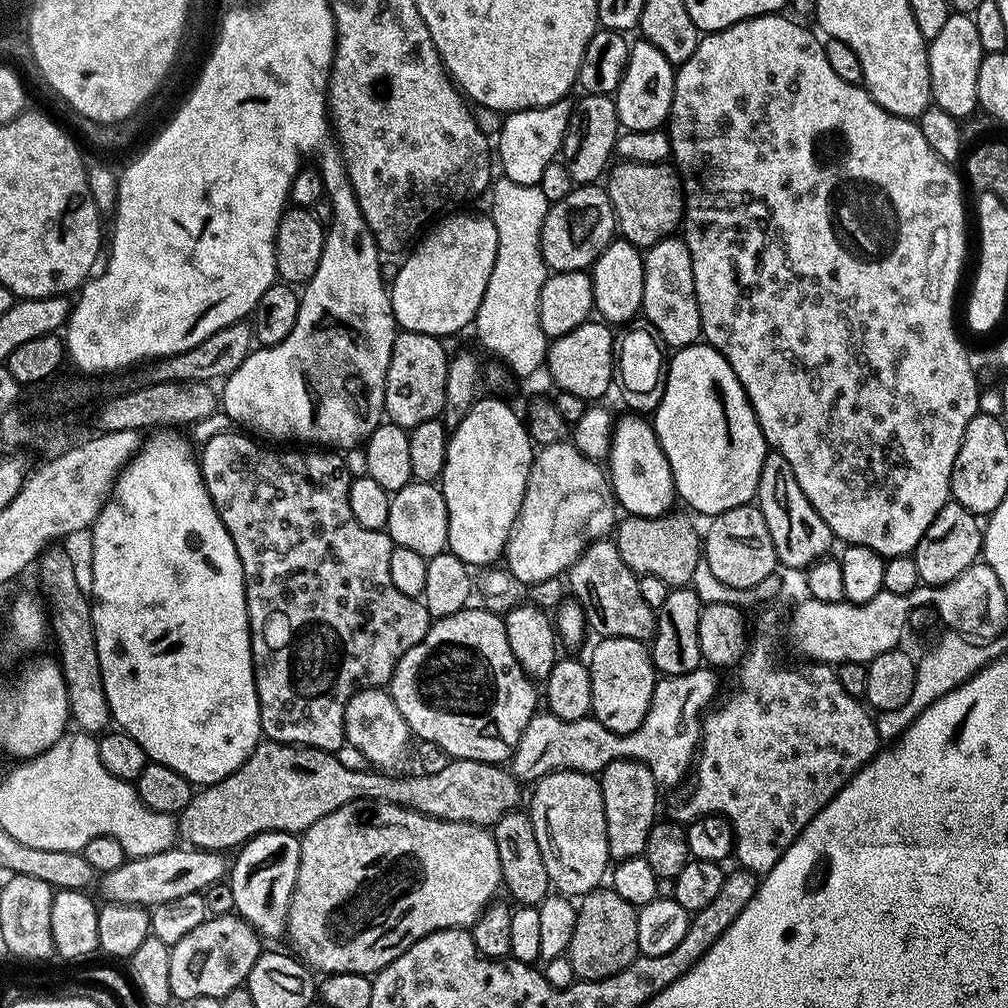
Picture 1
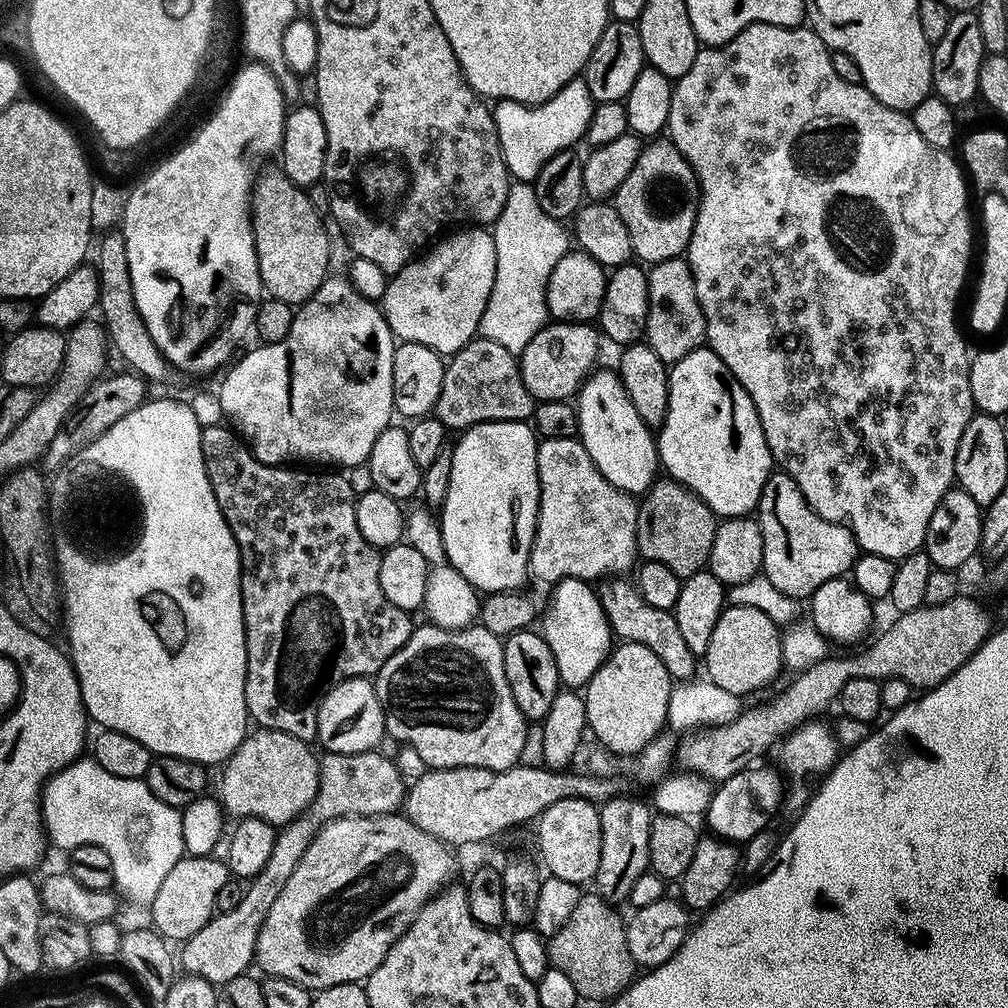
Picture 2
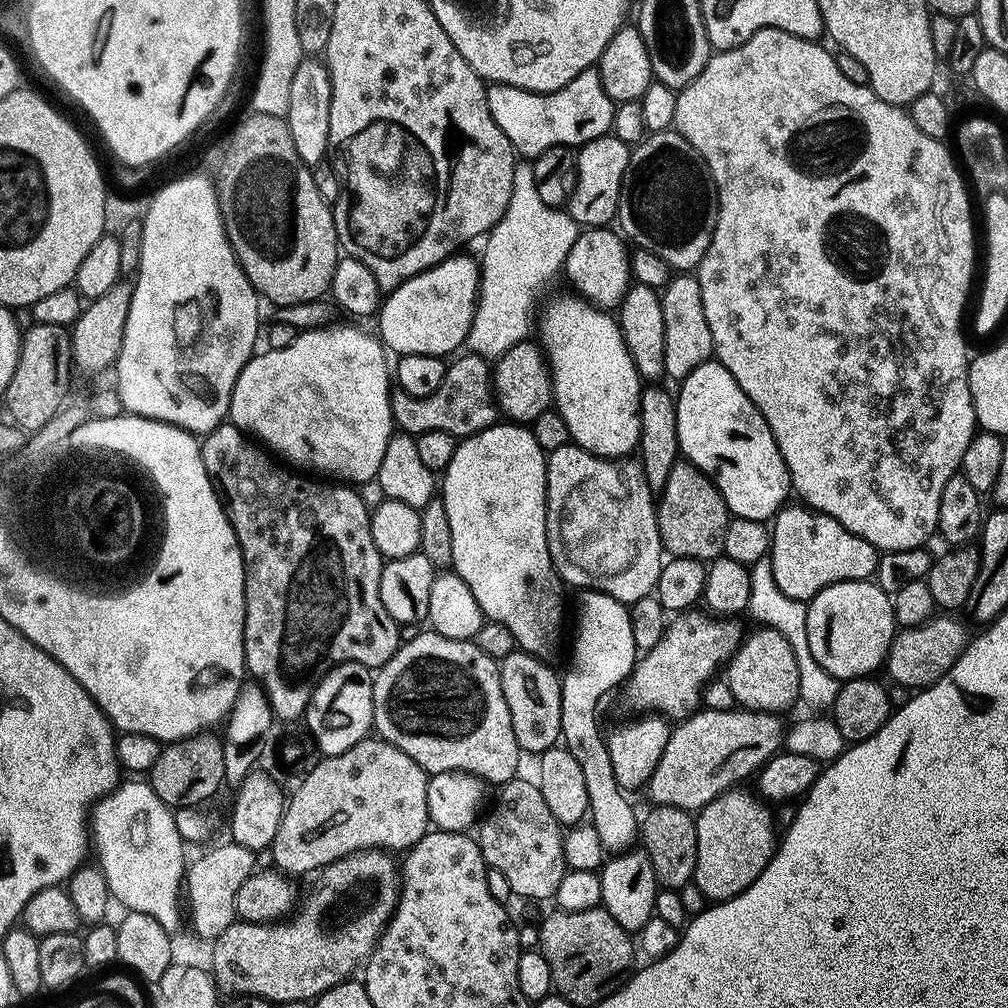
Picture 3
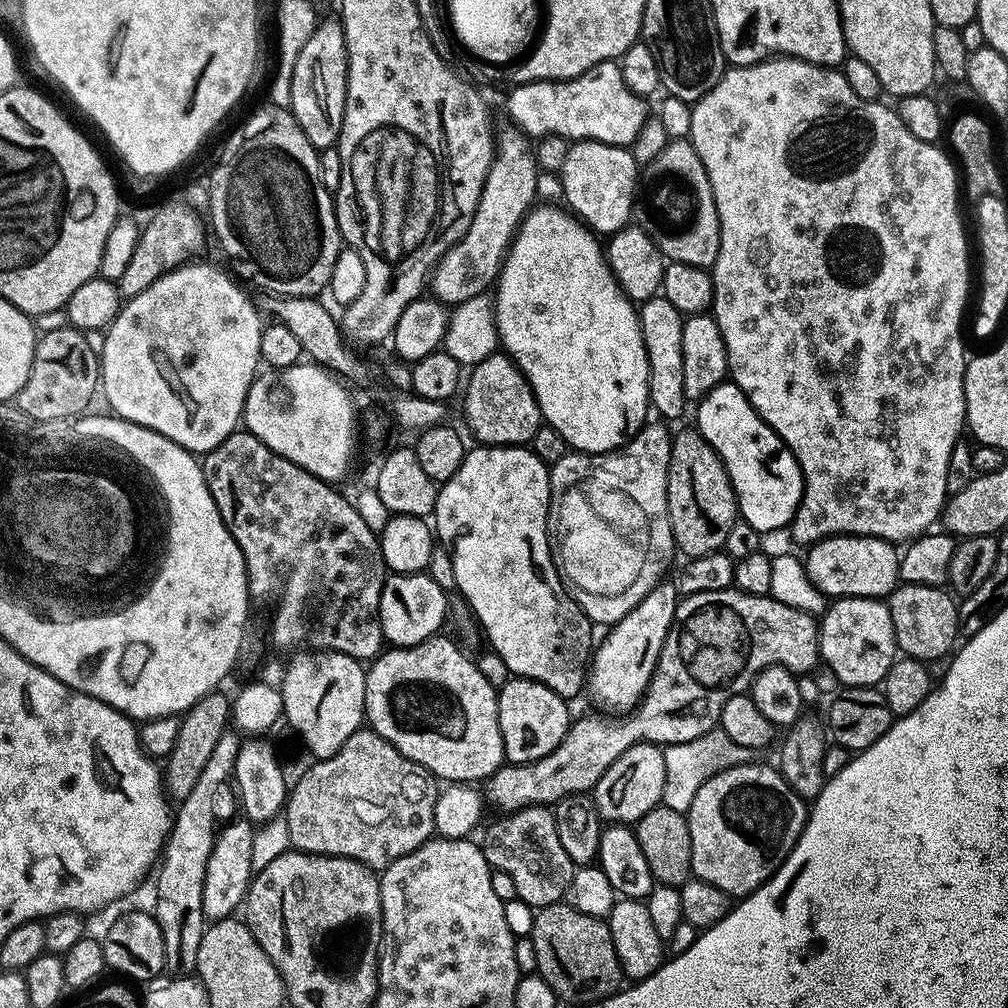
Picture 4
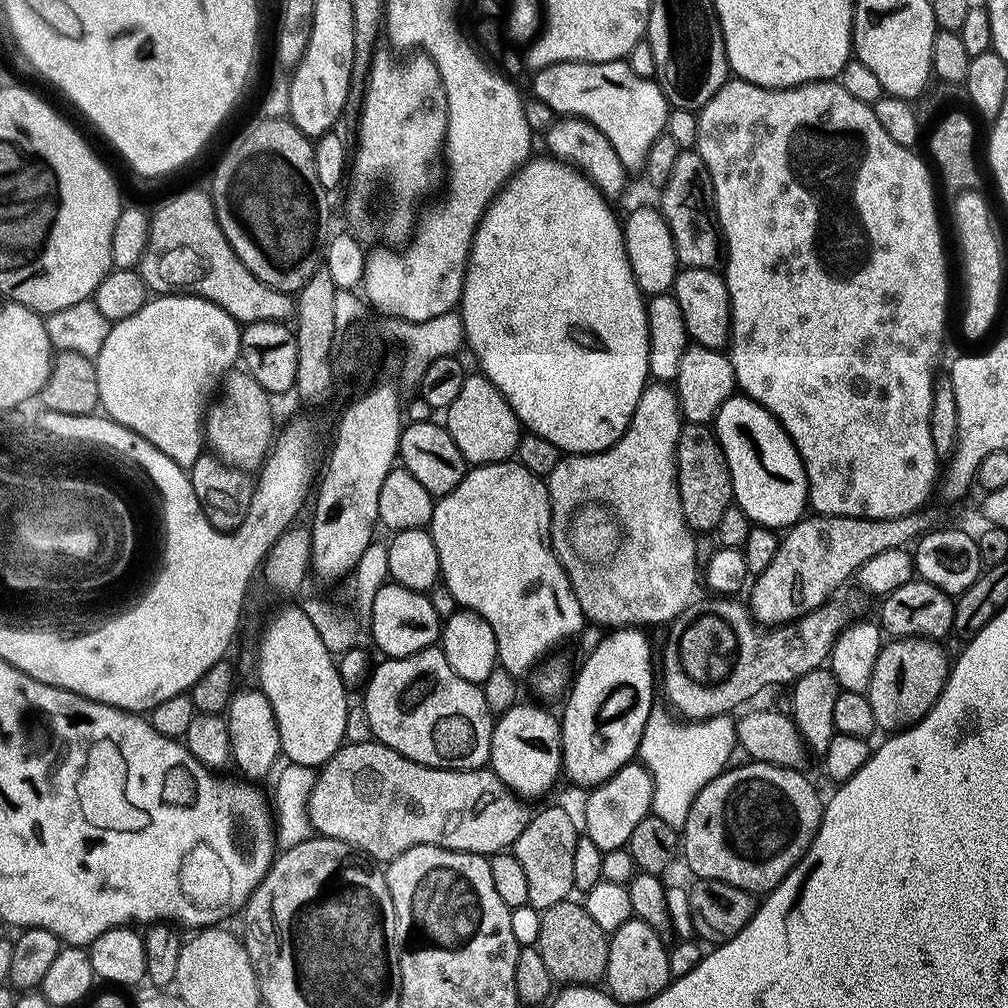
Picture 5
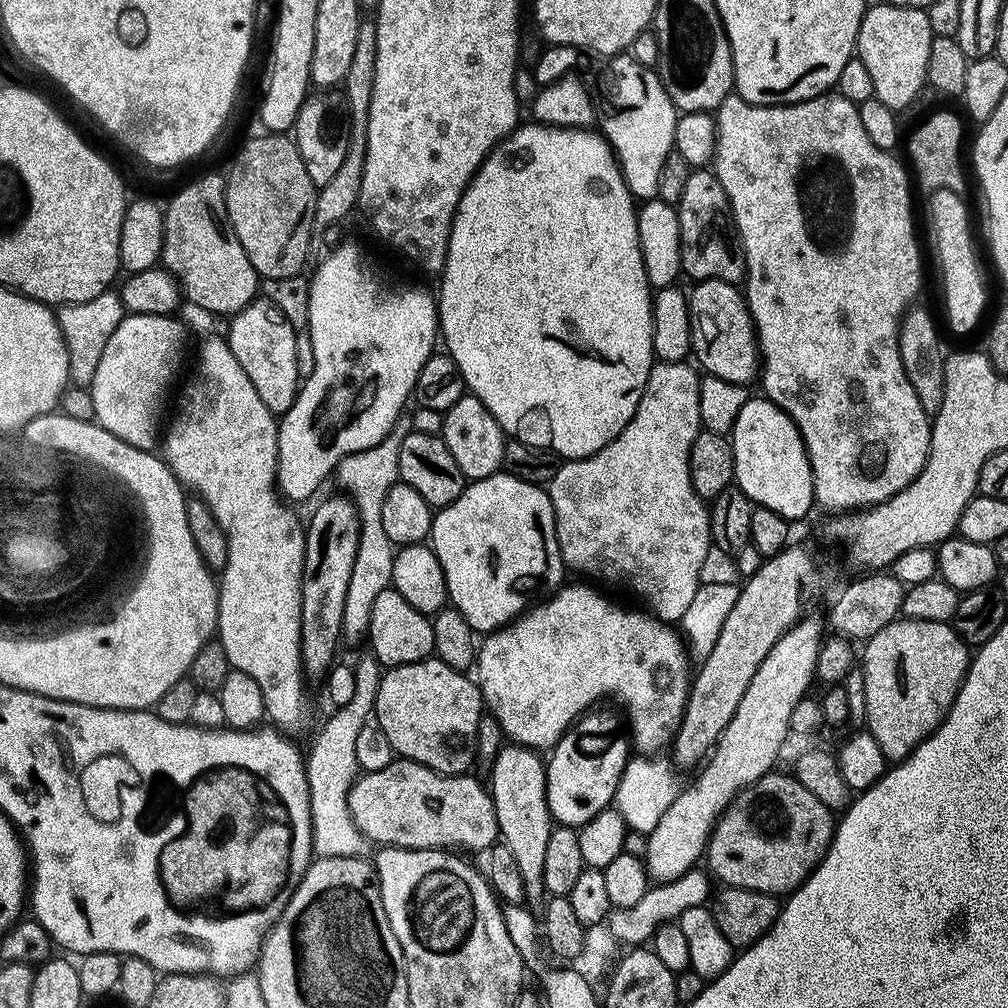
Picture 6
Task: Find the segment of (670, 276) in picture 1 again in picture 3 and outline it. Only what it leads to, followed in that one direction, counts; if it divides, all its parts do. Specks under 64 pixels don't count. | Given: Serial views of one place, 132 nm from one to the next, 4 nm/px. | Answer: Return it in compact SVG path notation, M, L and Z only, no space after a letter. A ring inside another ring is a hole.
M676 274L660 292L662 322L666 322L666 354L664 376L679 382L686 379L702 362L713 359L710 322L706 322L706 310L702 310L702 290L695 275Z

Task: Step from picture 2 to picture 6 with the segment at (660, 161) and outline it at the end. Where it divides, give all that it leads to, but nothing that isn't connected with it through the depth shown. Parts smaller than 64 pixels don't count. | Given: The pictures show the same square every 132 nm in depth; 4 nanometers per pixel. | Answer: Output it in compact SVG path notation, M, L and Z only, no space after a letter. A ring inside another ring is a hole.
M707 167L698 168L692 170L689 174L689 178L686 180L686 184L682 189L682 196L675 204L676 213L678 214L678 230L680 231L680 237L682 238L682 272L685 277L689 276L689 281L695 282L698 280L721 280L727 284L739 285L746 276L746 262L744 261L744 247L740 241L740 235L736 229L736 223L732 220L731 211L728 206L728 195L726 190L722 186L722 182L718 182L715 171L709 170Z

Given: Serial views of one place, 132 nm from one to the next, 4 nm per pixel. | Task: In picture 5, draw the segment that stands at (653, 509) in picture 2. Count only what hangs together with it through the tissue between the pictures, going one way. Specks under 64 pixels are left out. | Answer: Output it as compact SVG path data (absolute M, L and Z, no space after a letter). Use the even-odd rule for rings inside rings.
M685 423L676 447L676 481L682 498L682 512L693 533L715 533L722 514L733 507L732 475L715 431L706 424Z

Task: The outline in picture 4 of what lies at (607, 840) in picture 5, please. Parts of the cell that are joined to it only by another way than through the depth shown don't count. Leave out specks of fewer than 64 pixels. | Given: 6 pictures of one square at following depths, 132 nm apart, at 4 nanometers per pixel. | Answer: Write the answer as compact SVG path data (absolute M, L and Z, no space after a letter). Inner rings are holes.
M636 744L608 767L594 789L596 810L605 821L632 826L661 803L667 776L663 754L661 745Z

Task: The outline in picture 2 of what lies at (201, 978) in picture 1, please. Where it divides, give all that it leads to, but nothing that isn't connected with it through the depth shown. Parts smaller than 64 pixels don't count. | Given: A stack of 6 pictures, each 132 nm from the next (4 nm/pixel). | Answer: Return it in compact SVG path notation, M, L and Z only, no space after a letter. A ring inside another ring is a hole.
M369 750L367 752L355 752L347 756L341 752L325 755L320 760L320 789L314 798L314 802L296 820L283 825L277 831L276 845L271 851L270 859L266 866L251 881L248 893L237 901L236 907L229 912L220 912L212 917L208 924L204 925L198 933L183 941L181 952L178 952L178 964L187 975L197 976L214 986L230 982L230 978L238 978L253 967L256 955L256 939L260 934L260 927L270 914L270 906L274 906L278 894L290 882L290 874L294 874L294 866L302 862L302 856L315 838L316 833L329 824L331 820L337 820L340 816L391 816L403 805L406 795L406 779L400 773L400 768L388 756L383 756L380 750Z

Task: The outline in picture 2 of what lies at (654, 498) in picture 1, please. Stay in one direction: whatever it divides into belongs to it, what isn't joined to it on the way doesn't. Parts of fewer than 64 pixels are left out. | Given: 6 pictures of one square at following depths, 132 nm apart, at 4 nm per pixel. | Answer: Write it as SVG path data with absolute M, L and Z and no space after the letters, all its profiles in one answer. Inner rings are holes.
M593 371L578 393L578 439L606 482L629 494L643 494L656 483L656 468L658 472L661 467L657 437L638 418L638 410L634 410L634 402L630 402L619 375L615 371L600 371Z

